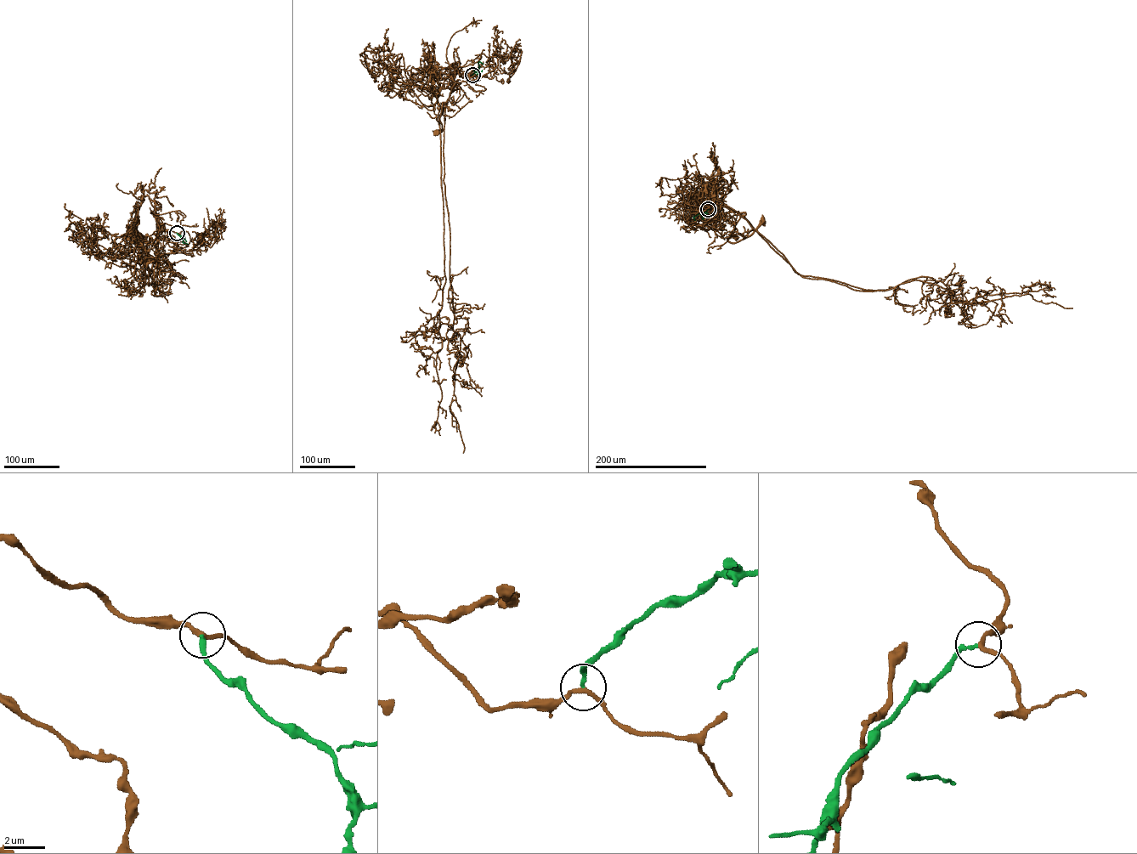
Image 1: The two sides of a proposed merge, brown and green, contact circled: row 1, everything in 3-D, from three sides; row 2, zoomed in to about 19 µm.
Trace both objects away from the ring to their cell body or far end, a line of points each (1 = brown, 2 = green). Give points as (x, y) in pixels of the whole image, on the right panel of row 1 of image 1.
1: (709, 209), (706, 200), (715, 195), (721, 206), (742, 212), (728, 239), (732, 243), (747, 237), (762, 220)
2: (708, 209), (704, 214), (695, 216), (694, 220)

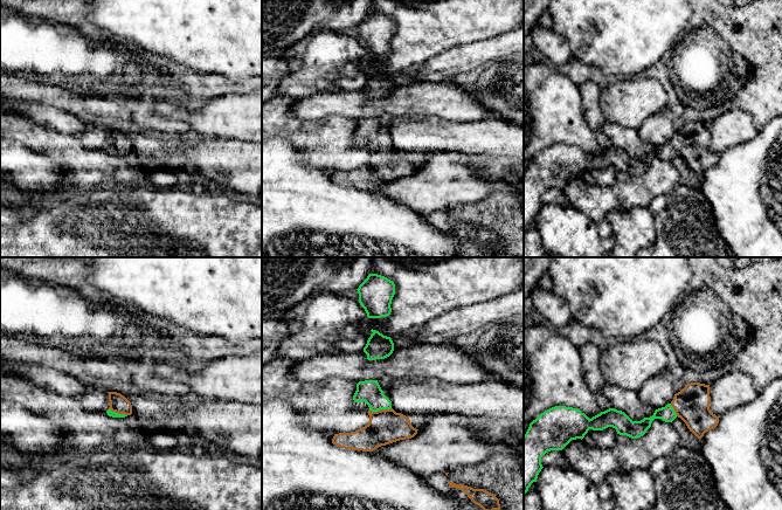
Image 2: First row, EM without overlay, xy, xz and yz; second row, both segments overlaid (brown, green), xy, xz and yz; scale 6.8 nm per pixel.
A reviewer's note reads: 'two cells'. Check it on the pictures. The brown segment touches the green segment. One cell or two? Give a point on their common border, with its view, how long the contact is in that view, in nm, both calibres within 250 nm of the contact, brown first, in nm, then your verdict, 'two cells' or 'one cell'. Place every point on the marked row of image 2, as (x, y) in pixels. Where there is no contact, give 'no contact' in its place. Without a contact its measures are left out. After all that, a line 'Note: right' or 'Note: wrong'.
xz (380, 409) | 150 nm | 240/160 nm | one cell
Note: wrong

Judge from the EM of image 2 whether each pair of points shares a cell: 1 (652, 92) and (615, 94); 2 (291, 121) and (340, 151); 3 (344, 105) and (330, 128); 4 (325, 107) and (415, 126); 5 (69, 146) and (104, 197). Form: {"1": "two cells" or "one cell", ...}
{"1": "one cell", "2": "one cell", "3": "two cells", "4": "two cells", "5": "two cells"}

